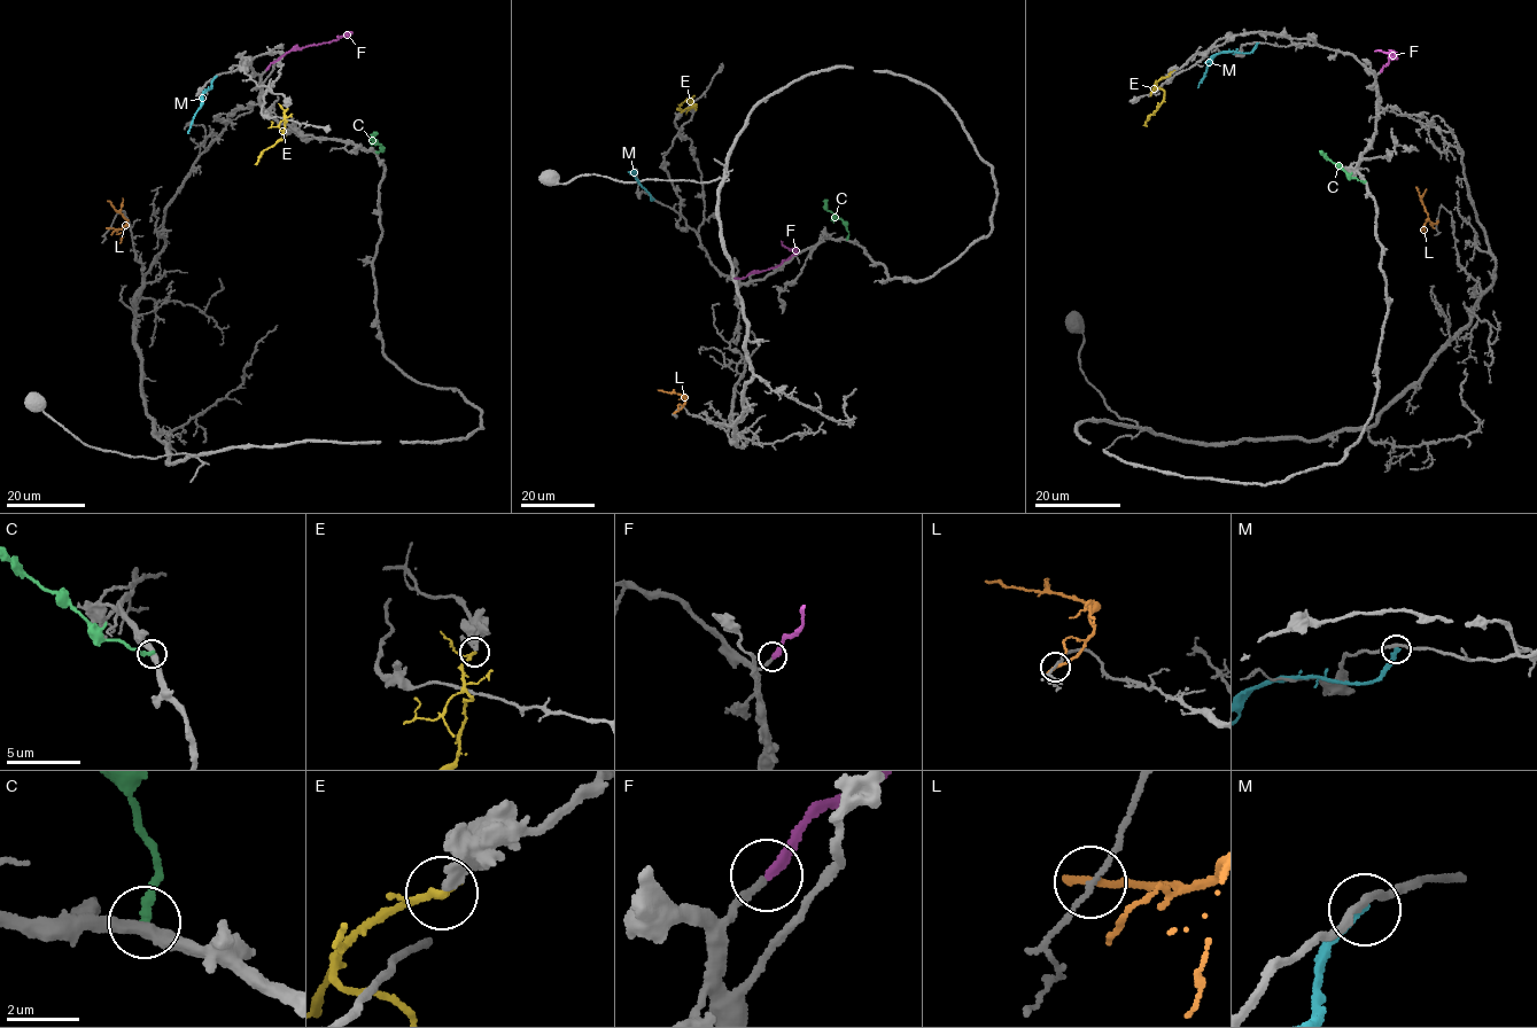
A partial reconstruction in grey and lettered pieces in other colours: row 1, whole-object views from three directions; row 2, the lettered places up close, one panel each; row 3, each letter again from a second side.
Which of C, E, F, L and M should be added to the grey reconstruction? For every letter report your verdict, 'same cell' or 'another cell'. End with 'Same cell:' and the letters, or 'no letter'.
C: another cell
E: another cell
F: same cell
L: another cell
M: another cell
Same cell: F

